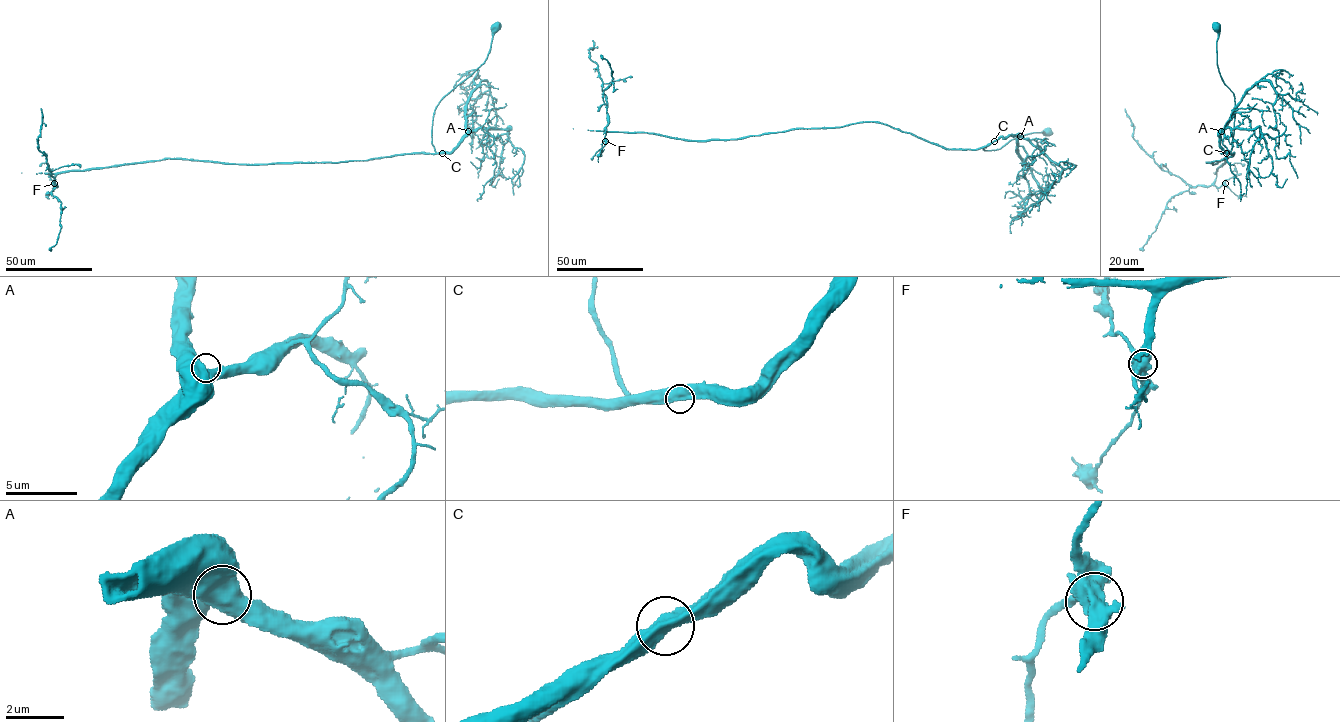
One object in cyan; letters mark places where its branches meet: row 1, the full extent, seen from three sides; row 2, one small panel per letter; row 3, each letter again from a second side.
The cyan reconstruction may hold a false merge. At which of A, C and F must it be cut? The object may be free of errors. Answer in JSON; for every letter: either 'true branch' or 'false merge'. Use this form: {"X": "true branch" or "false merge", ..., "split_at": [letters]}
{"A": "true branch", "C": "true branch", "F": "true branch", "split_at": []}

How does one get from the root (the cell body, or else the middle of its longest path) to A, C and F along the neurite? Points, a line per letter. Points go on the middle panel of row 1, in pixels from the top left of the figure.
A: (1048, 131), (1025, 134), (996, 150), (983, 148), (1000, 137), (1020, 136)
C: (1048, 131), (1025, 134), (996, 150), (983, 148), (994, 141)
F: (1048, 131), (989, 151), (943, 148), (874, 122), (708, 141), (606, 129), (605, 141)

